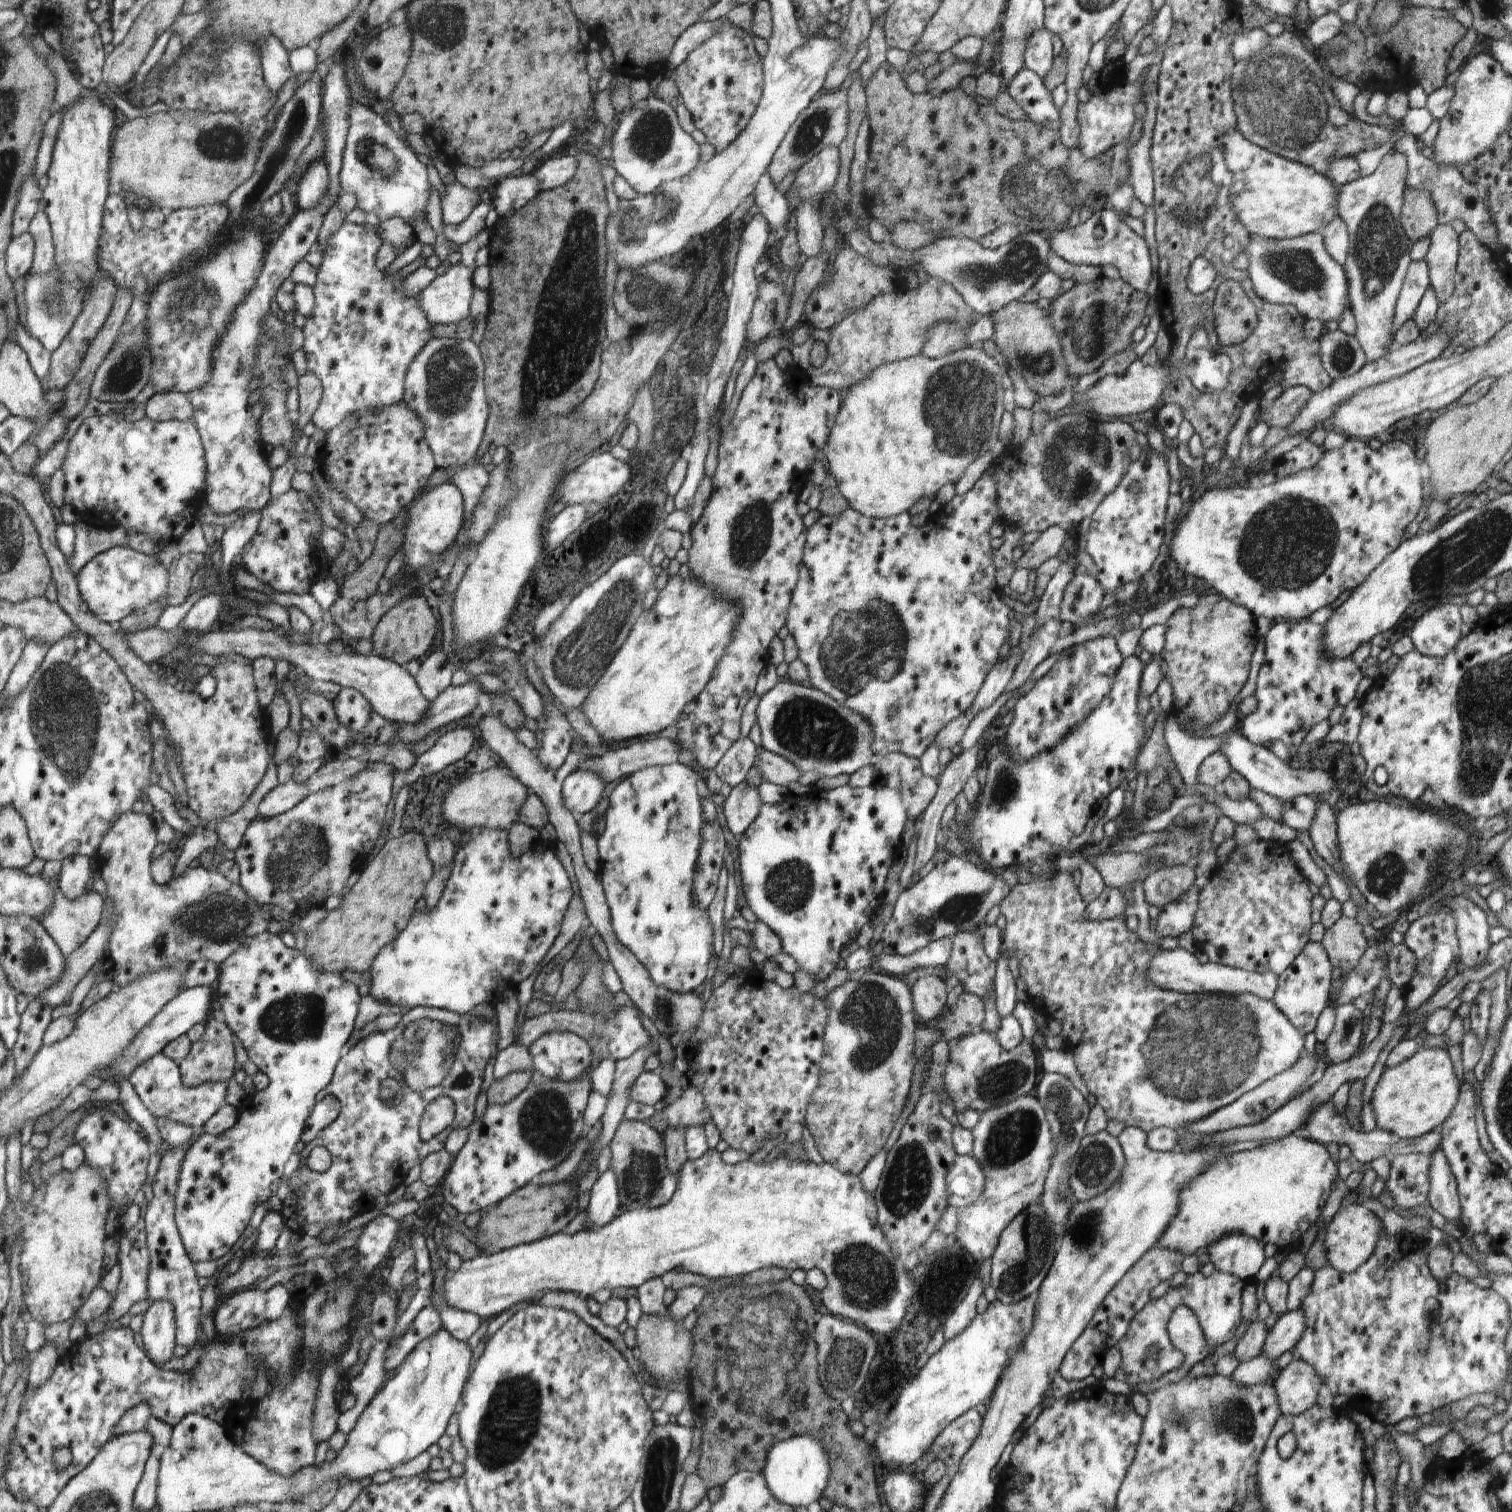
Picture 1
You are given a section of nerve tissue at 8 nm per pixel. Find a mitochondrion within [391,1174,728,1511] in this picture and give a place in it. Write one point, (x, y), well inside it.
(510, 1423)

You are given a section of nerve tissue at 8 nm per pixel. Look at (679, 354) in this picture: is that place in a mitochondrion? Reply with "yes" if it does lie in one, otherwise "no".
no

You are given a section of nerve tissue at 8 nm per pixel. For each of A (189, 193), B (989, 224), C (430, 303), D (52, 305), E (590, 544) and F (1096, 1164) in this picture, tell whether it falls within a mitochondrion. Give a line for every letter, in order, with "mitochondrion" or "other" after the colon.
A: other
B: other
C: other
D: mitochondrion
E: other
F: mitochondrion

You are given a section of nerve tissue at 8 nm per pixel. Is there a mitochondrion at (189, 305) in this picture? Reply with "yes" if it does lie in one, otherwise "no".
yes

